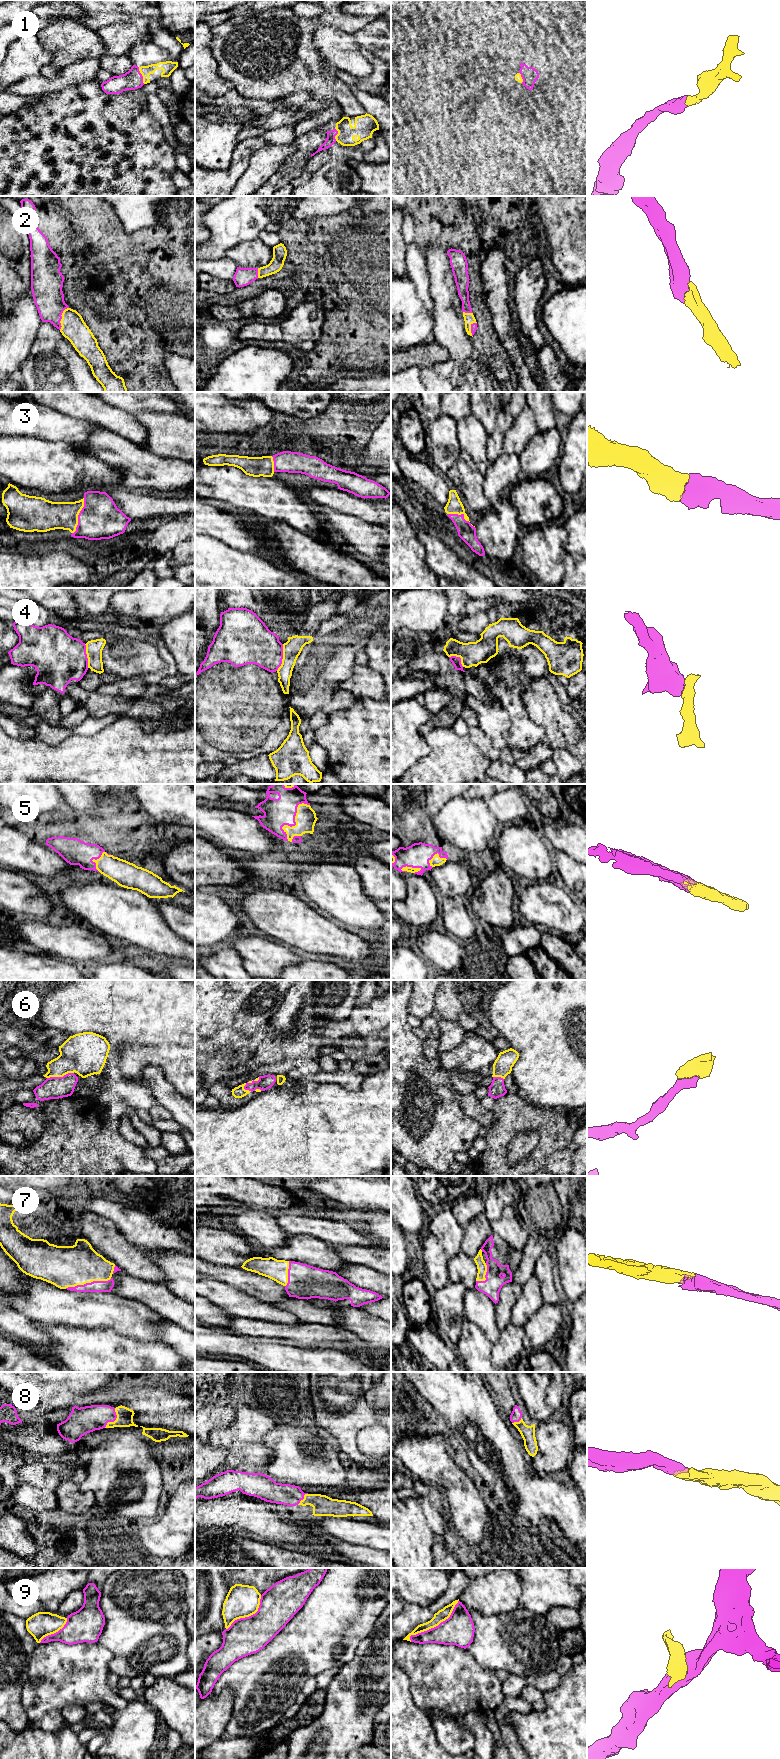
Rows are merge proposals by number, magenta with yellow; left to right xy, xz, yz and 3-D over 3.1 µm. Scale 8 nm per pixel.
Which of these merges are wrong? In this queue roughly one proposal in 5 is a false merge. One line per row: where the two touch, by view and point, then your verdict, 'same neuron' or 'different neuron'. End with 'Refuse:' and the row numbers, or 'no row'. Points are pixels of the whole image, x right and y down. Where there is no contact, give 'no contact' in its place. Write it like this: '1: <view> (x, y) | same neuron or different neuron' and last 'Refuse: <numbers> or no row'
1: xy (141, 75) | same neuron
2: xy (61, 318) | same neuron
3: xy (78, 516) | same neuron
4: xz (282, 657) | different neuron
5: xz (295, 822) | same neuron
6: xz (250, 1083) | same neuron
7: xy (88, 1283) | same neuron
8: xy (114, 1420) | same neuron
9: yz (436, 1626) | different neuron
Refuse: 4, 9

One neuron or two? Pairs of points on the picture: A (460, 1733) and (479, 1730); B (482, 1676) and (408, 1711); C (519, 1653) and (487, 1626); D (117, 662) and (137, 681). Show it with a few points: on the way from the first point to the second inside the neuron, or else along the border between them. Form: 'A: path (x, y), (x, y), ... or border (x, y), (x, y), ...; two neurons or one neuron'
A: border (470, 1711), (464, 1724), (474, 1737), (475, 1748); two neurons
B: border (409, 1685), (413, 1702), (426, 1714), (431, 1726); two neurons
C: path (511, 1645), (507, 1641), (502, 1641), (495, 1634); one neuron
D: border (142, 675), (118, 679); two neurons

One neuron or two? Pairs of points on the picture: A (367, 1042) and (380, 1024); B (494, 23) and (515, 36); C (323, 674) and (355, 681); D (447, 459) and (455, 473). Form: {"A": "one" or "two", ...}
{"A": "two", "B": "one", "C": "two", "D": "two"}

